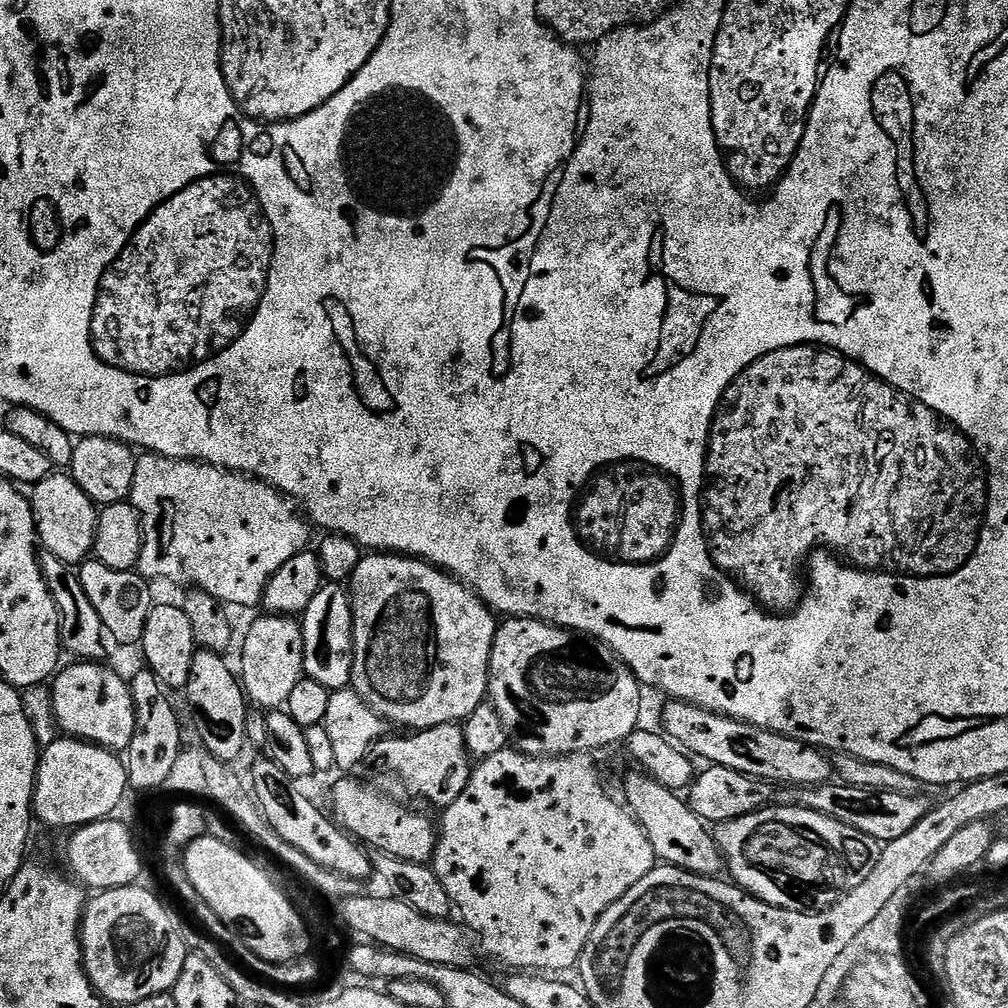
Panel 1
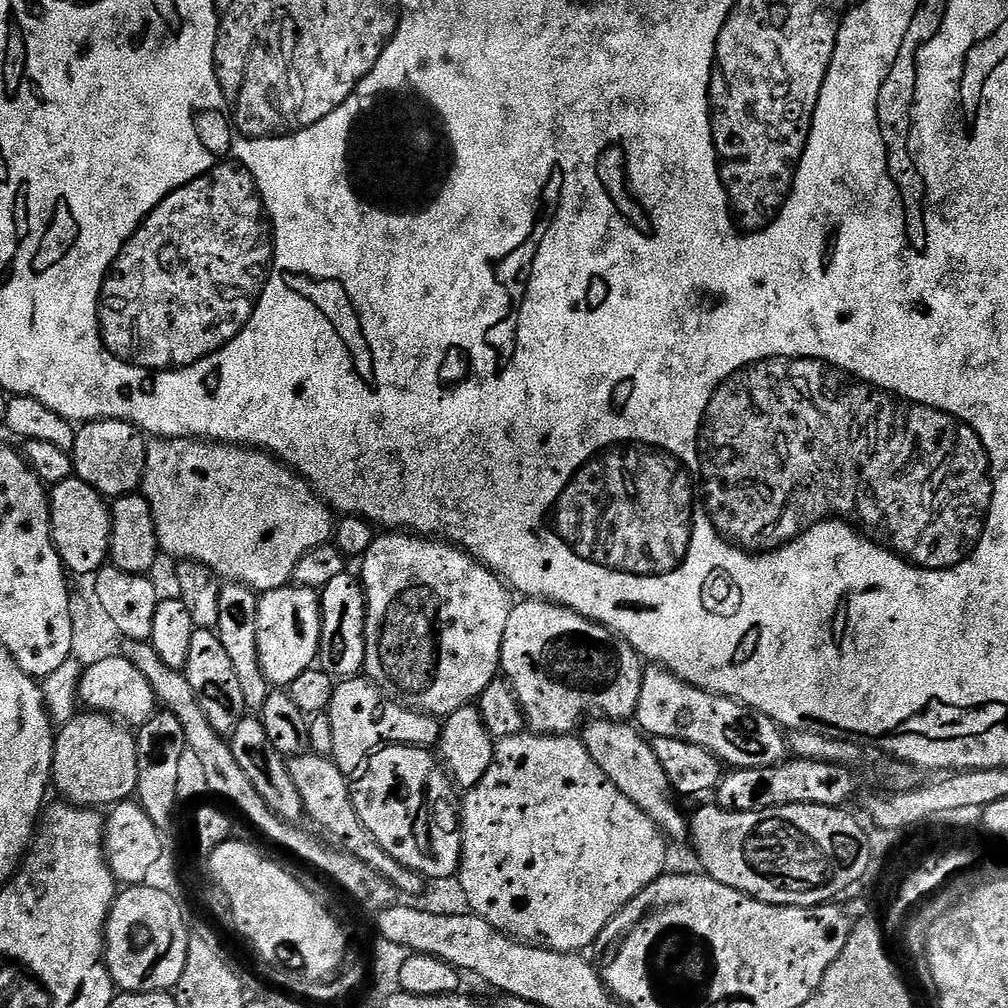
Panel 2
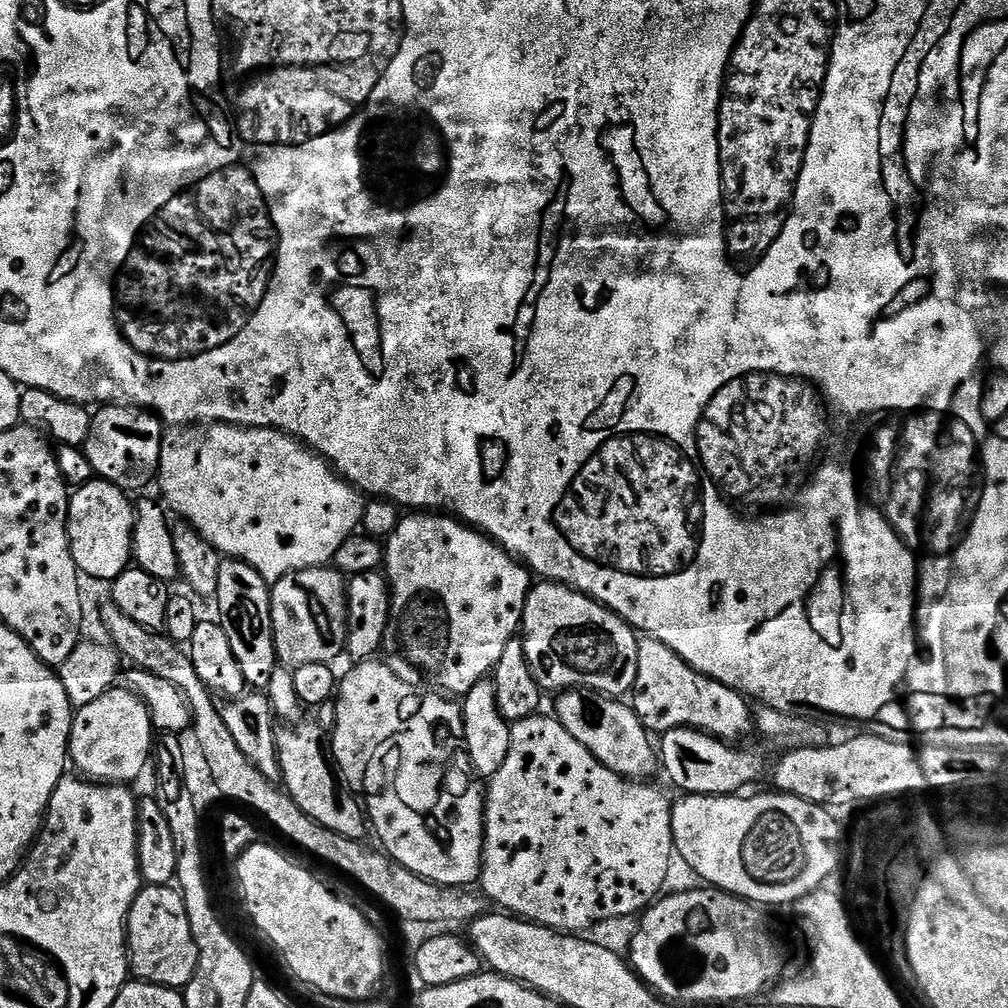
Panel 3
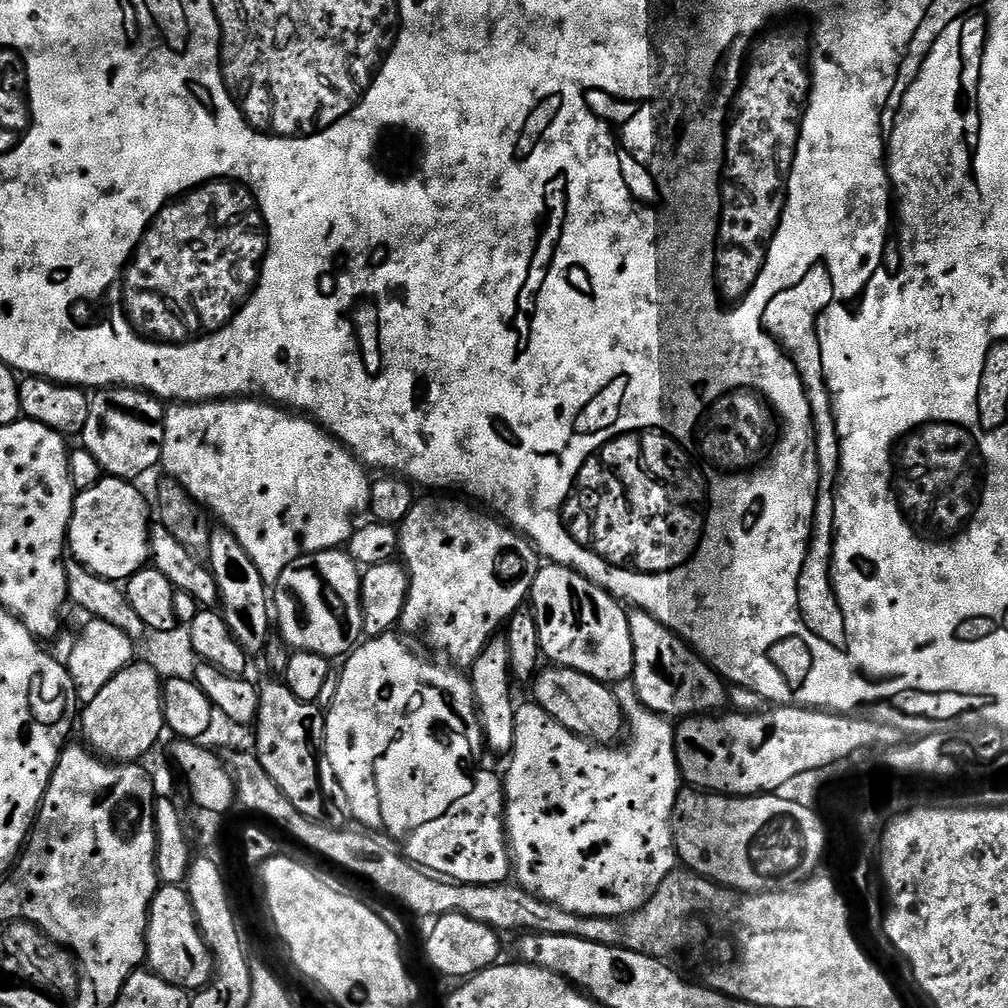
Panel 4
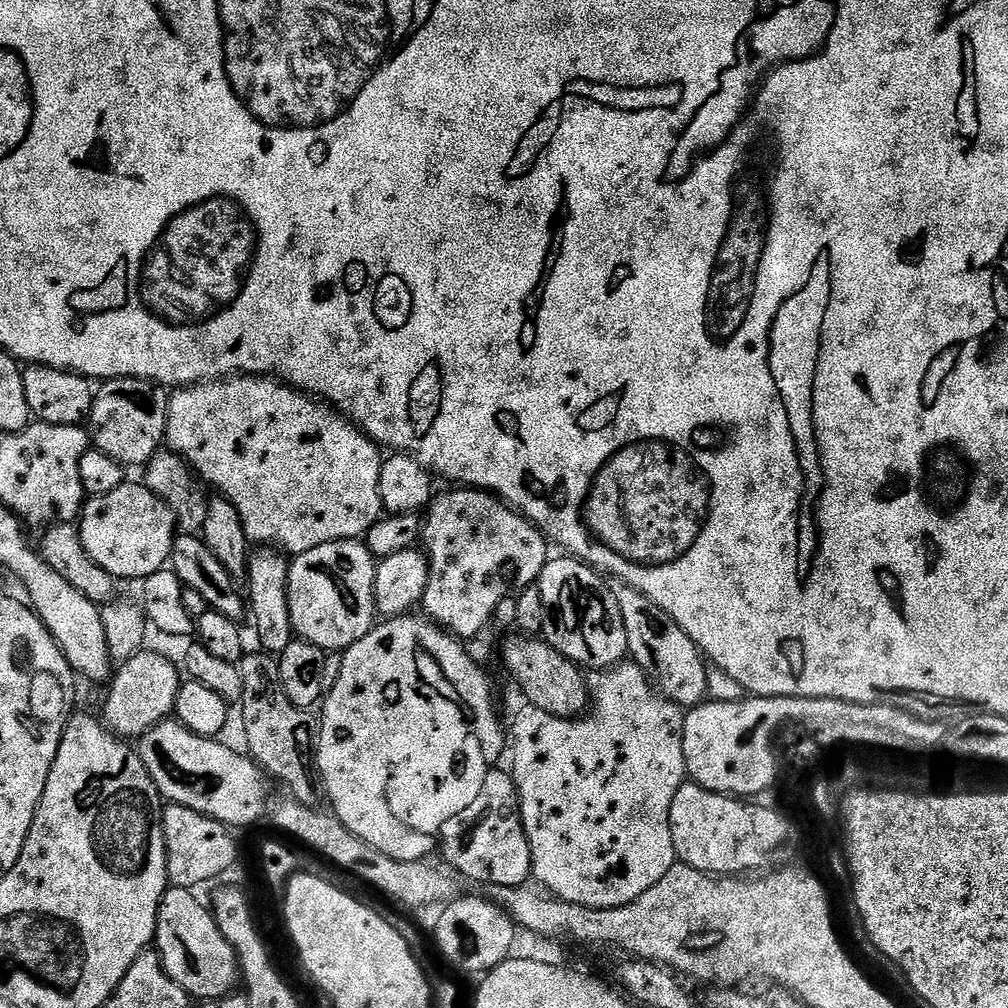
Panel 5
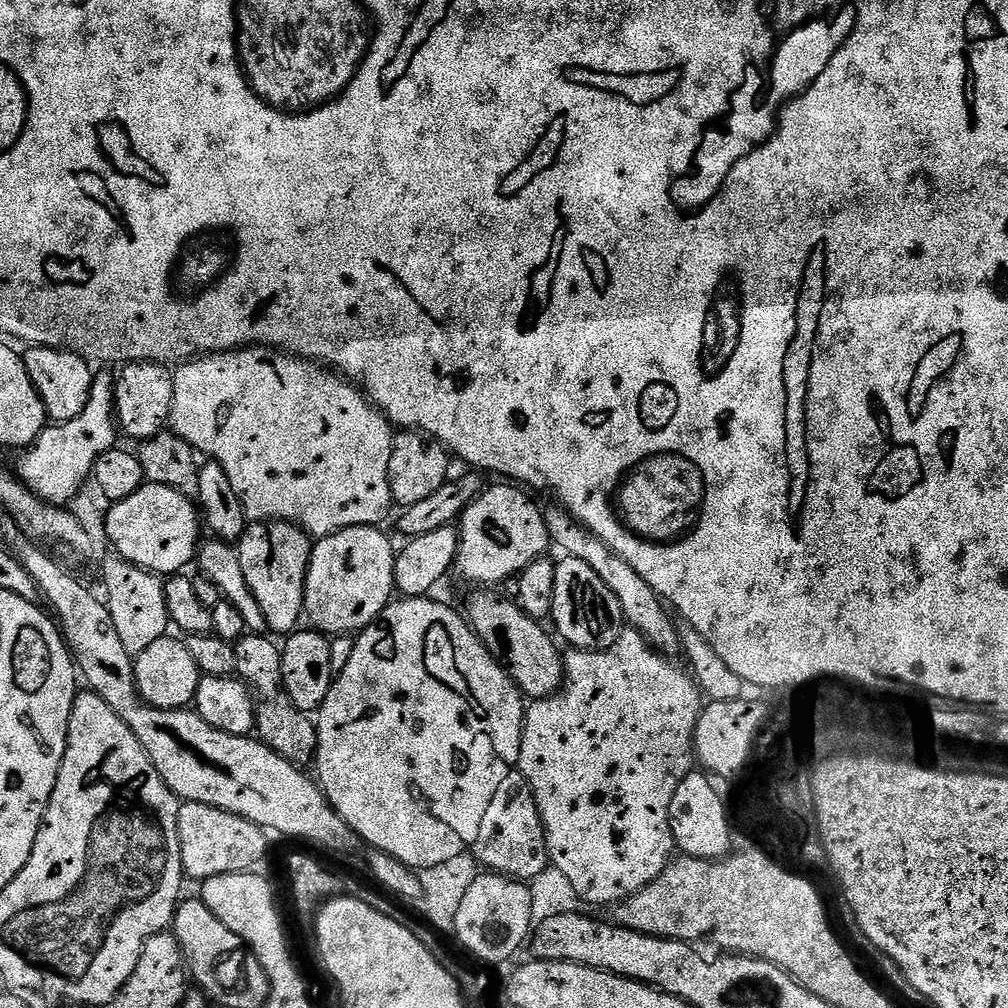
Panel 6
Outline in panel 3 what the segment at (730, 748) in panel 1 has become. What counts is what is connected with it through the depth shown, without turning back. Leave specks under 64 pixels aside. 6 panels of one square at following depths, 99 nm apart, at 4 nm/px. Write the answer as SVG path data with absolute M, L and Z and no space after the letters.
M651 638L641 639L638 646L638 678L630 693L630 707L652 734L663 734L675 728L695 728L697 732L707 732L729 746L736 746L741 743L739 740L746 739L754 732L752 708L745 697L725 684L719 684L716 680L694 671L682 657L674 654L674 650Z

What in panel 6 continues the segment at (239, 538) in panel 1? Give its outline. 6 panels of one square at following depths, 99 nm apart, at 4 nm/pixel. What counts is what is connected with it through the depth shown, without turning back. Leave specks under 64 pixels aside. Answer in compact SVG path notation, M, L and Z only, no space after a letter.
M241 346L231 352L201 354L181 363L175 369L172 381L174 406L170 421L171 431L181 436L187 444L192 445L197 453L203 454L209 460L217 460L222 470L226 470L226 478L234 482L234 491L244 503L244 512L248 515L249 521L289 520L291 524L299 524L309 536L321 538L334 535L343 528L383 525L382 522L387 518L388 511L394 508L392 487L388 481L394 439L393 425L389 424L383 412L352 381L345 380L339 372L323 364L317 364L314 360L306 360L303 356L293 356L275 348Z

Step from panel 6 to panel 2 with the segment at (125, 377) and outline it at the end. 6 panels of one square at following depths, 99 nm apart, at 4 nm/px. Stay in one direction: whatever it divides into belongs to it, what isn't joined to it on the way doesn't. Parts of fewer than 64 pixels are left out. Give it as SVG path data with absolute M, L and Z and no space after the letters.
M94 420L85 423L77 431L70 453L75 475L105 498L131 496L143 485L148 445L145 433L133 424L121 420Z

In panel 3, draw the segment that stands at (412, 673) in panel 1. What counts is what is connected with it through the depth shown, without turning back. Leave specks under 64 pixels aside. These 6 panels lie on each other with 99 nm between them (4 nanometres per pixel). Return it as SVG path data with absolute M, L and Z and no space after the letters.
M408 514L396 525L394 531L386 538L382 548L382 572L386 577L387 587L390 589L388 600L388 614L384 621L384 638L382 652L393 672L400 674L405 670L404 656L416 668L421 668L434 683L441 693L452 698L463 698L467 692L474 690L478 682L489 679L490 673L495 669L498 658L502 658L502 650L506 650L506 642L510 642L521 631L524 619L524 603L529 592L534 587L534 576L525 565L509 556L495 540L487 537L482 532L469 528L461 521L447 514Z

